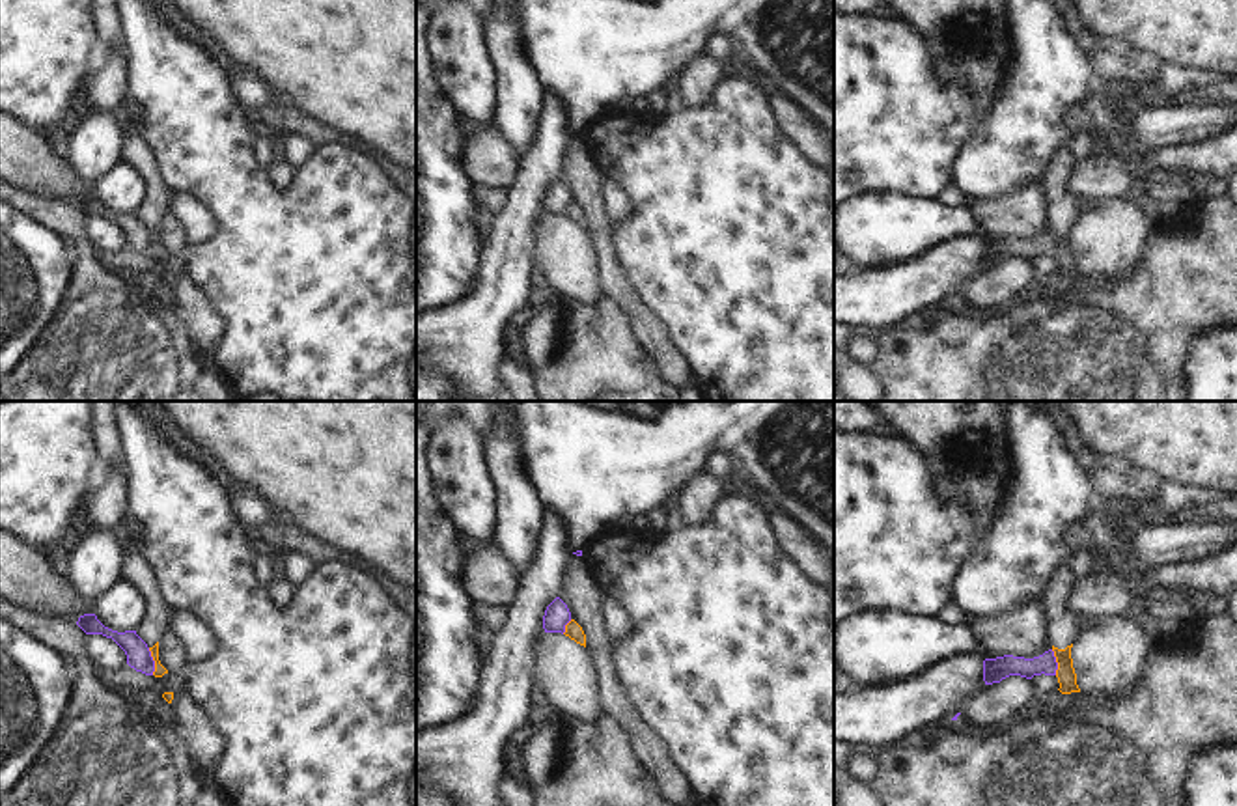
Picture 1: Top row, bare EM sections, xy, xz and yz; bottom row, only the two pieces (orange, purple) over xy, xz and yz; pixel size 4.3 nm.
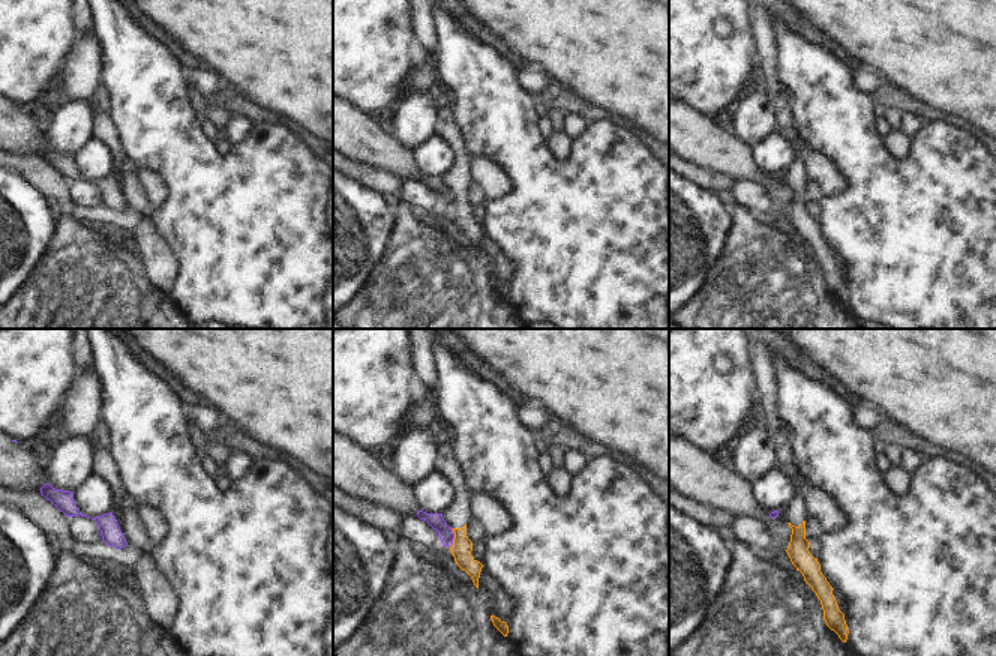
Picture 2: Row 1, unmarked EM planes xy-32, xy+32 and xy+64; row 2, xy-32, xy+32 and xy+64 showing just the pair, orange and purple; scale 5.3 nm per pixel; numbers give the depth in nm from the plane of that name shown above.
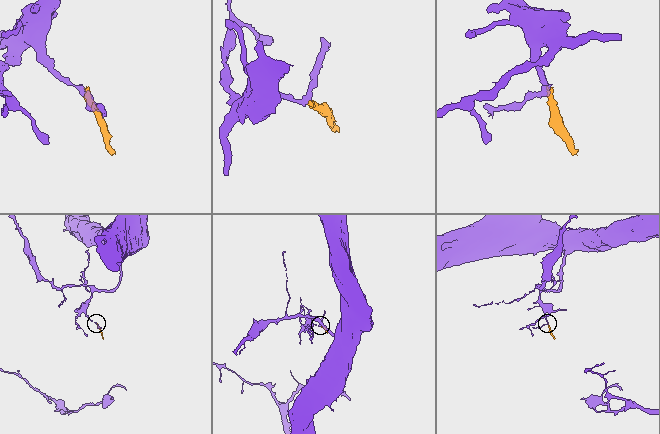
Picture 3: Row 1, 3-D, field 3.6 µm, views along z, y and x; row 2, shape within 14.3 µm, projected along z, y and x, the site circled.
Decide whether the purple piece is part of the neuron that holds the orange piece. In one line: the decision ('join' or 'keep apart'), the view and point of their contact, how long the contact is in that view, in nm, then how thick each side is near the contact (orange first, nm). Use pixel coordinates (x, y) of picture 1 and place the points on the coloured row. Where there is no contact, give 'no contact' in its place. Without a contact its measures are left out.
keep apart; meets orange in xy at (153, 659); contact 120 nm long; 50 nm thick on the orange side, 110 nm on the other

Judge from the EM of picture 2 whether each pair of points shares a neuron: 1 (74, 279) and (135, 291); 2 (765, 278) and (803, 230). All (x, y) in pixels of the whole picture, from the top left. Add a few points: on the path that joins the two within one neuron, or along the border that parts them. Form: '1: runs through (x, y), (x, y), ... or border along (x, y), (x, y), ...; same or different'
1: runs through (89, 291), (120, 291); same
2: border along (803, 243), (815, 257), (822, 273); different

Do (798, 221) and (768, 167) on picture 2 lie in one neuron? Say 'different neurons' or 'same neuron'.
different neurons

